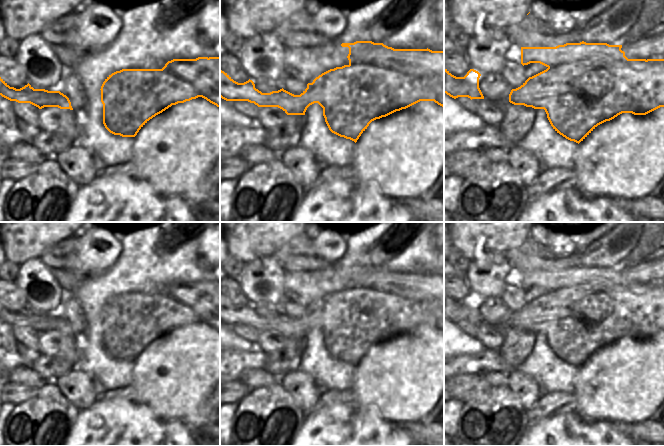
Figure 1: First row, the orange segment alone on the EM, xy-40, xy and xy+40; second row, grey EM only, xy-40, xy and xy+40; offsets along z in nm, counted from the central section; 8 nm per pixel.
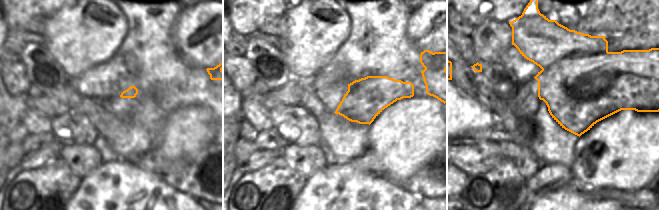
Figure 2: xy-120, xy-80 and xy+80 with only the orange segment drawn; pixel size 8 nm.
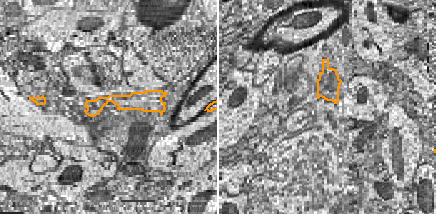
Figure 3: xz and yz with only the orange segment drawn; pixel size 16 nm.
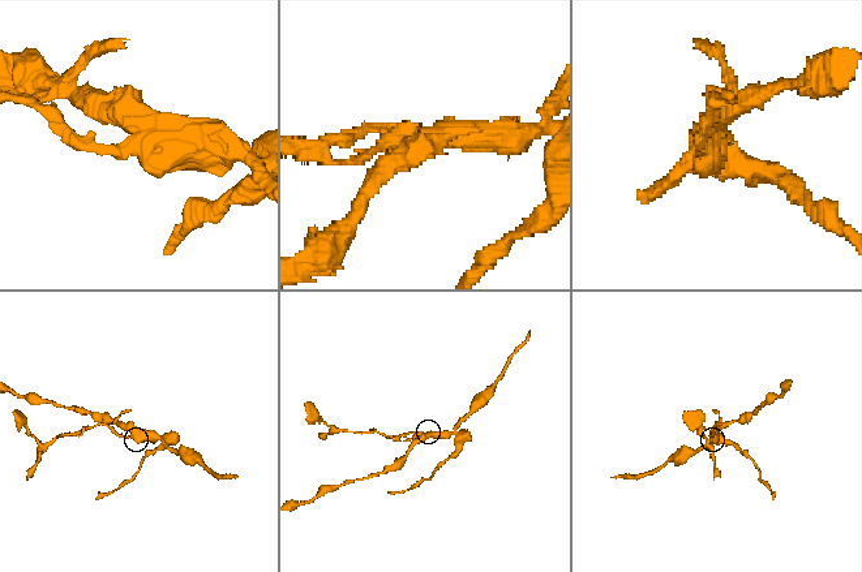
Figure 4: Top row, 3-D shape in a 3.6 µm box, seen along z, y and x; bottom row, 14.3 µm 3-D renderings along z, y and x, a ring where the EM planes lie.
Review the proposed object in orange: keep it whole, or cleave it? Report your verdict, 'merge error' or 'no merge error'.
merge error

